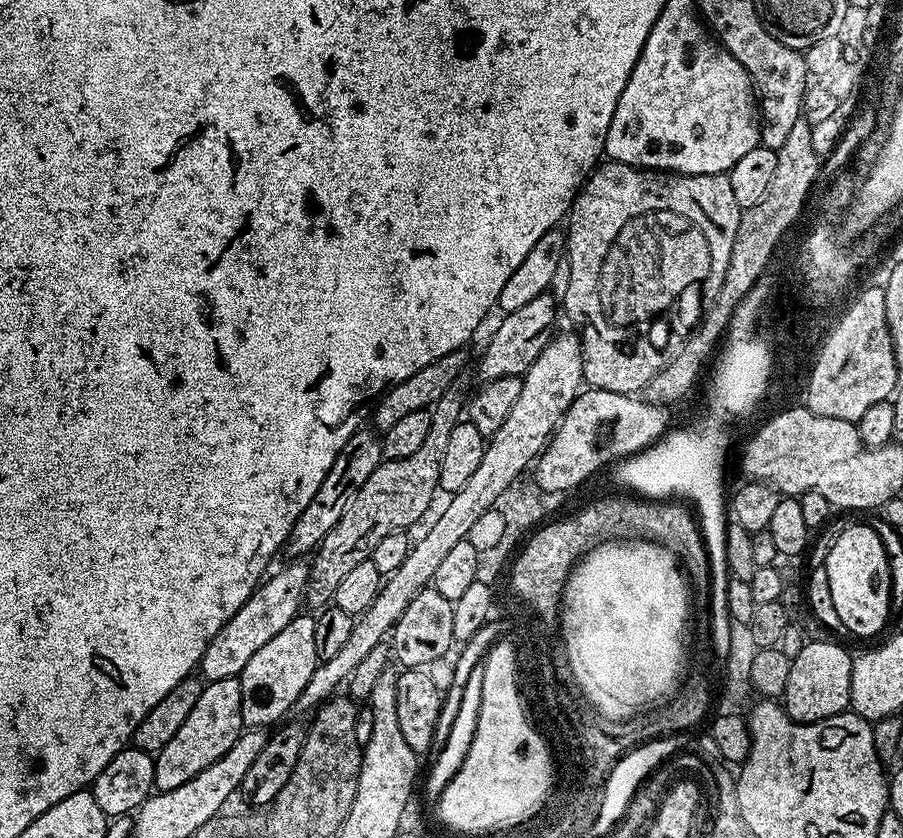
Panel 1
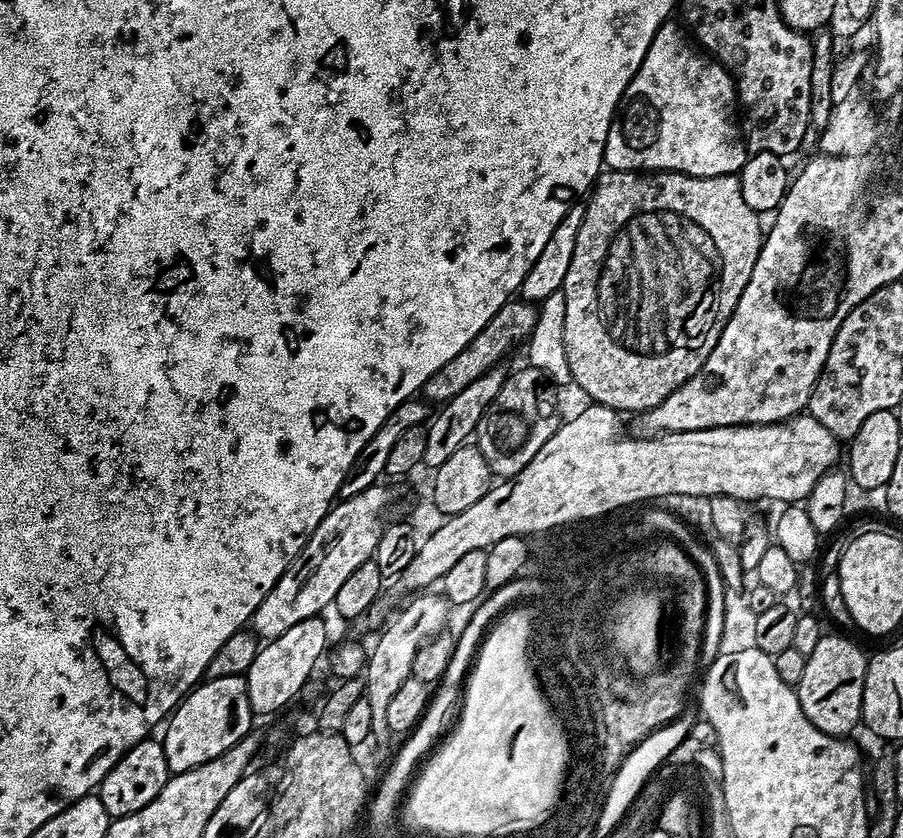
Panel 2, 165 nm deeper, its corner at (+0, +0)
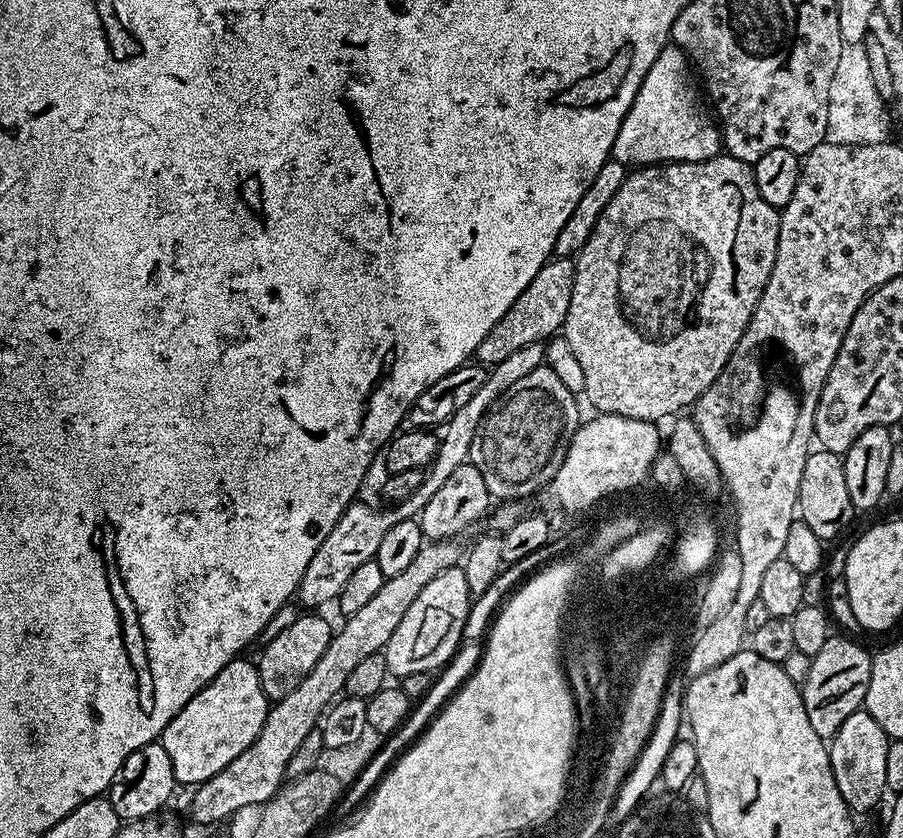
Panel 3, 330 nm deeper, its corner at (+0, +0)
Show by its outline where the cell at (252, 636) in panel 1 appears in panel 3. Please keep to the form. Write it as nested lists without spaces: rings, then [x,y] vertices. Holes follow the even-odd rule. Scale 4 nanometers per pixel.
[[[530,342],[530,346],[521,346],[514,354],[509,354],[502,362],[498,362],[489,371],[486,382],[482,382],[482,387],[468,399],[459,410],[446,422],[446,427],[442,432],[442,439],[436,446],[436,458],[428,465],[424,472],[424,481],[410,494],[410,498],[401,500],[388,506],[385,512],[379,512],[376,508],[371,508],[368,504],[353,502],[338,518],[334,530],[326,534],[326,542],[318,546],[314,558],[310,558],[310,566],[306,566],[306,574],[302,574],[302,582],[298,589],[298,600],[305,609],[320,610],[323,604],[328,604],[339,597],[342,586],[346,586],[346,581],[350,579],[350,574],[362,566],[362,562],[373,559],[378,550],[378,545],[382,543],[382,537],[394,522],[411,520],[419,517],[420,511],[434,498],[434,494],[450,479],[450,474],[458,470],[458,466],[469,463],[468,455],[470,446],[474,442],[474,430],[478,430],[478,422],[486,414],[486,410],[497,400],[502,393],[510,390],[518,378],[526,378],[530,370],[538,370],[545,363],[545,345],[538,342]]]

